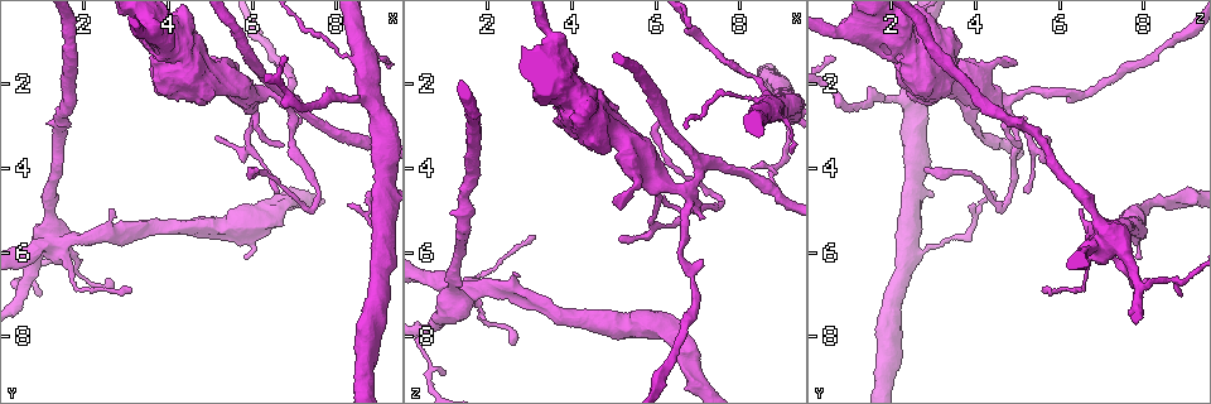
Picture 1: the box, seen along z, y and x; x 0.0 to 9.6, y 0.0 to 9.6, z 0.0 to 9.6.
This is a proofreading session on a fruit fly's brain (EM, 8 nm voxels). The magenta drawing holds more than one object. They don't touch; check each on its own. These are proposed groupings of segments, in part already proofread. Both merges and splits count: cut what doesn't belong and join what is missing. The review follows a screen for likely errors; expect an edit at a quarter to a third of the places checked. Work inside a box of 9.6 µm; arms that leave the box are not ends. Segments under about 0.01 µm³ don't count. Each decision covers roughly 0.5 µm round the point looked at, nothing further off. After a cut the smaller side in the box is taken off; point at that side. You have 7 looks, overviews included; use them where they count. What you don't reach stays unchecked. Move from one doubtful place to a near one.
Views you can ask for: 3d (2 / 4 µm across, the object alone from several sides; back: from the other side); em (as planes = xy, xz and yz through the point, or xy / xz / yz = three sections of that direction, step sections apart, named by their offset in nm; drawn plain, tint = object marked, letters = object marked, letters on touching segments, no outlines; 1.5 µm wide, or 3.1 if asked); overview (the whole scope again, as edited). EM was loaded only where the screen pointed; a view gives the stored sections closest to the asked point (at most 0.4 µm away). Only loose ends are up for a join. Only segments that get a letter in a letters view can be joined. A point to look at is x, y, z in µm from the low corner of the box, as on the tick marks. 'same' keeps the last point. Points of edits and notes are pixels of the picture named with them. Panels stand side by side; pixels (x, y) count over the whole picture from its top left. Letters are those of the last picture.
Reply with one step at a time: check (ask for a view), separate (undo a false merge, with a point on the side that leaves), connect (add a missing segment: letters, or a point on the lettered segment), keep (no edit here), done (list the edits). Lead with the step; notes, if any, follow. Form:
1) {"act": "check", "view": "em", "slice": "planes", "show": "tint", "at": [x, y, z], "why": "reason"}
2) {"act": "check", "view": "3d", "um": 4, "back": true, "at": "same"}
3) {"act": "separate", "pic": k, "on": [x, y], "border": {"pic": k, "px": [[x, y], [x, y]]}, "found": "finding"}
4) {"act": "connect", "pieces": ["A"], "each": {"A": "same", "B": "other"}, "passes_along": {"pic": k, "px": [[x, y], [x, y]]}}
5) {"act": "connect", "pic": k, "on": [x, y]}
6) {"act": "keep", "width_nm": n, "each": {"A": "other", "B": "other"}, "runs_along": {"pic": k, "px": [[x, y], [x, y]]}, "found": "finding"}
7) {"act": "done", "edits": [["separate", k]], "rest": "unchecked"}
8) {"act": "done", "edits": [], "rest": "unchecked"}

{"act": "check", "view": "3d", "um": 4, "at": [8.60, 1.45, 2.45], "why": "two arms in line, one across"}

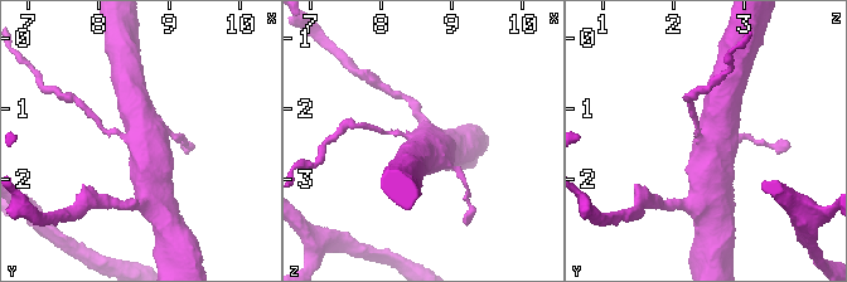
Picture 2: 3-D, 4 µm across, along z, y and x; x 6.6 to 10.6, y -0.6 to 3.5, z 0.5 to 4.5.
{"act": "check", "view": "em", "slice": "planes", "show": "letters", "at": [8.60, 1.50, 2.55], "why": "need the tissue"}

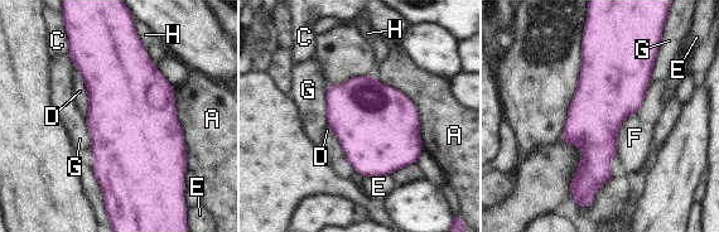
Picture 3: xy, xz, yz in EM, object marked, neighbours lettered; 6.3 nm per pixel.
{"act": "keep", "width_nm": 360, "each": {"A": "other", "C": "other", "D": "other", "E": "other", "F": "other", "G": "other", "H": "other"}, "border": {"pic": 3, "px": [[636, 111], [618, 131], [617, 153]]}, "found": "one cell here"}

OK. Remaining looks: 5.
{"act": "check", "view": "em", "slice": "planes", "show": "letters", "at": [6.70, 4.60, 5.20], "why": "an open end"}

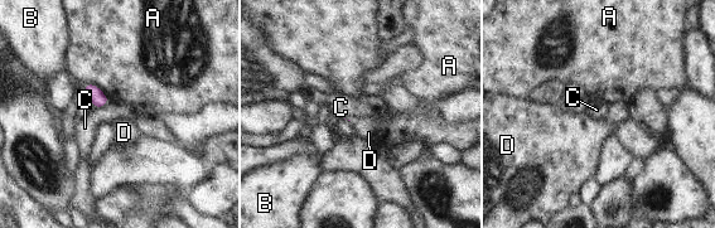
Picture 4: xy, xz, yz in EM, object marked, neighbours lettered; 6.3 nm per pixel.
{"act": "keep", "longest_contact_nm": ["A", 220], "each": {"A": "other", "B": "other", "C": "other", "D": "other"}, "found": "no lettered segment goes on from it"}

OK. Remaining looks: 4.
{"act": "check", "view": "3d", "um": 2, "at": [2.55, 6.70, 8.20], "why": "branch stops here"}

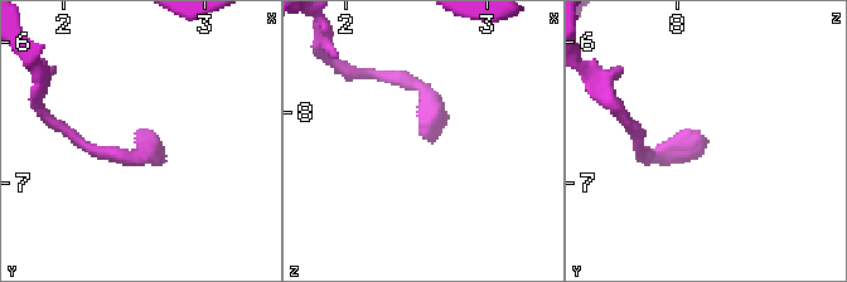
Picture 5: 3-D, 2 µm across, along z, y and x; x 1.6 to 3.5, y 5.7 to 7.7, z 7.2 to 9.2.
{"act": "check", "view": "em", "slice": "planes", "show": "tint", "at": [2.58, 6.66, 8.18], "why": "need the tissue"}

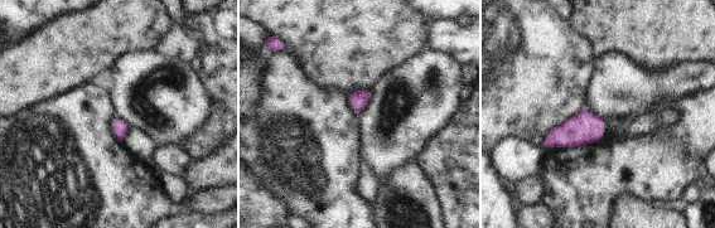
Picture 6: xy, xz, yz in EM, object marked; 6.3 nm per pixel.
{"act": "check", "view": "em", "slice": "planes", "show": "letters", "at": "same"}

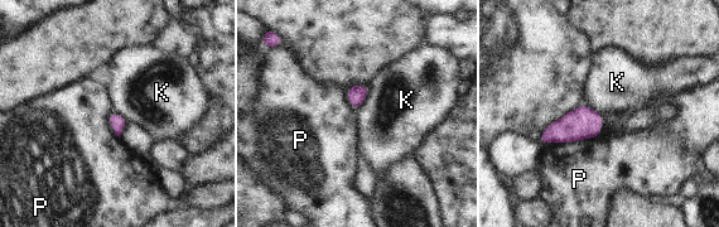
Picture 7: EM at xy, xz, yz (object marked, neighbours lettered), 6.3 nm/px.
{"act": "keep", "longest_contact_nm": ["P", 280], "each": {"K": "other", "P": "other"}, "found": "no lettered segment goes on from it"}

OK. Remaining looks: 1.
{"act": "done", "edits": [], "rest": "unchecked"}

